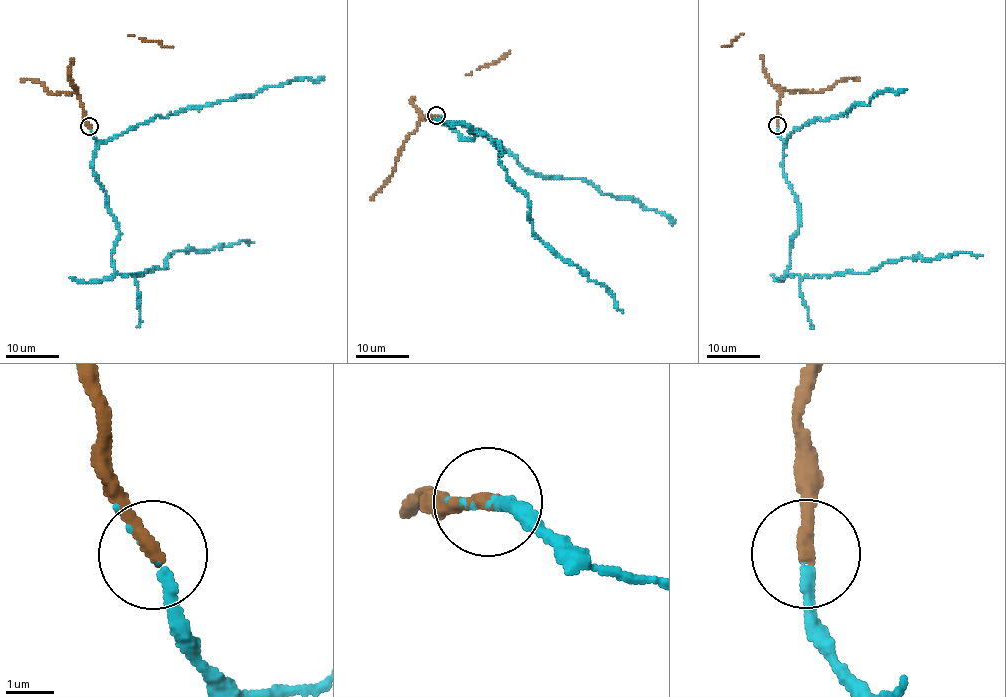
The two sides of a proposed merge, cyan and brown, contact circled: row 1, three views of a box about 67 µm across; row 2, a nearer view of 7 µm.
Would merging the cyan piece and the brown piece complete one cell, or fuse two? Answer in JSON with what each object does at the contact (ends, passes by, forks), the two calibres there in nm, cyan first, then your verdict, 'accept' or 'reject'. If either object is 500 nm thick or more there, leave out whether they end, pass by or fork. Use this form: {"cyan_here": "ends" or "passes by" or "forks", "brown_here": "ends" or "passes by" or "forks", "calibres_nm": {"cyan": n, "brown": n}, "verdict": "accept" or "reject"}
{"cyan_here": "ends", "brown_here": "ends", "calibres_nm": {"cyan": 220, "brown": 320}, "verdict": "accept"}

